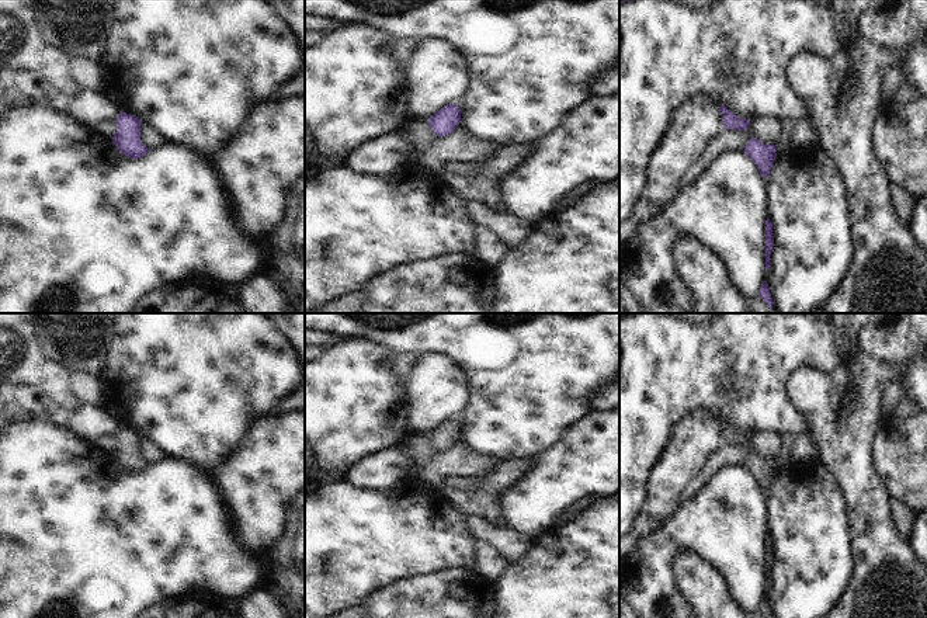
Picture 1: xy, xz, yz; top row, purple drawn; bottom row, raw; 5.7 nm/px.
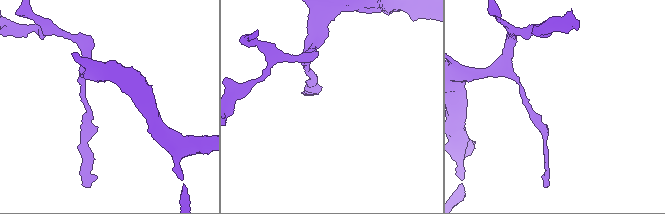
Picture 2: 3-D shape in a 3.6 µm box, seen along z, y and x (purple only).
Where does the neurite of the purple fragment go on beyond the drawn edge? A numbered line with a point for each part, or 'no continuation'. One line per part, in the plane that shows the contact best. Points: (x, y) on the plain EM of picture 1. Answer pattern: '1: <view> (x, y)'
no continuation

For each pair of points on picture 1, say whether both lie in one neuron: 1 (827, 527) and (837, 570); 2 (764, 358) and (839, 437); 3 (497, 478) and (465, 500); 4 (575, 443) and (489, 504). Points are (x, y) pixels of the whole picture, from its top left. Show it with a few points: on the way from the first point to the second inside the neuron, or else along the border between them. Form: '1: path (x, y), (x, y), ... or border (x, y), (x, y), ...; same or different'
1: path (827, 538), (827, 559); same
2: border (808, 365), (787, 381), (799, 413); different
3: path (490, 486), (474, 500); same
4: border (520, 475), (499, 497), (499, 514), (506, 526); different

